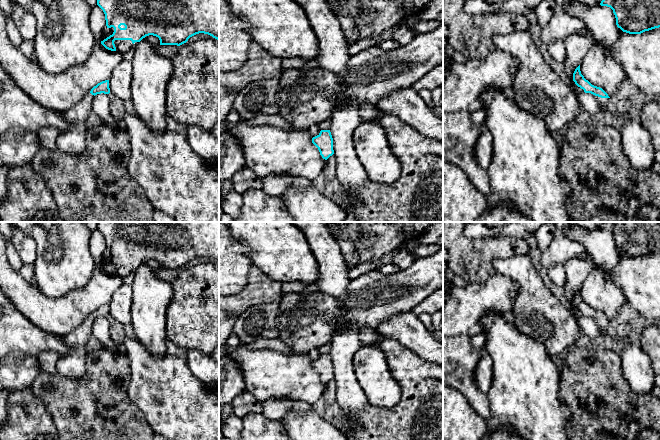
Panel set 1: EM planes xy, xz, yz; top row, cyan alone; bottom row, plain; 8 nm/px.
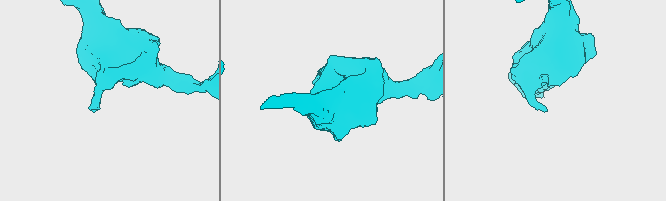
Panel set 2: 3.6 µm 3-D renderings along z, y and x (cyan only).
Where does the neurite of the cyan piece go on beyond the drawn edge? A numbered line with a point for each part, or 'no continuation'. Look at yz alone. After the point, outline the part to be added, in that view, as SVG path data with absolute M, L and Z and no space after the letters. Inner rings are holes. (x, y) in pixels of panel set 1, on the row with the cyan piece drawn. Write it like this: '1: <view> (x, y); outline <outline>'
1: yz (605, 103); outline M596 96L596 99L601 105L601 111L603 112L610 111L611 106L612 106L610 98L601 98L601 97Z

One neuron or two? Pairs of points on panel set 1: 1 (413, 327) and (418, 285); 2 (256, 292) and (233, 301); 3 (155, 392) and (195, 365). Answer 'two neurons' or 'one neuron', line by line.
1: two neurons
2: one neuron
3: two neurons

